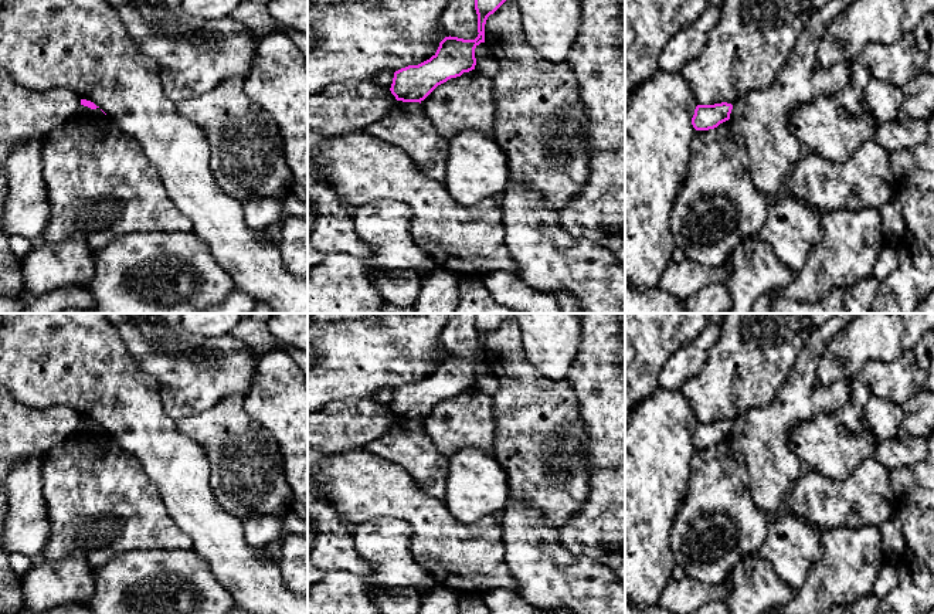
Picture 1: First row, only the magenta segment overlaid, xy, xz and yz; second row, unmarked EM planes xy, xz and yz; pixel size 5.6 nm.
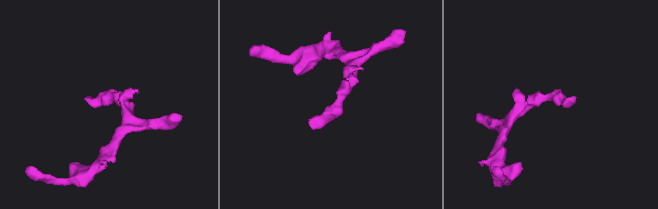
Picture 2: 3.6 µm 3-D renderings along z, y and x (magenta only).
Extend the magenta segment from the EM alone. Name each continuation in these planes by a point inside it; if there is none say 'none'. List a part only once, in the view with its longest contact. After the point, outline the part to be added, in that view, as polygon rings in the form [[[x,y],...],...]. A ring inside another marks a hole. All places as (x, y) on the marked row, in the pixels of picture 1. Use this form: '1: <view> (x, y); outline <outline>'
none

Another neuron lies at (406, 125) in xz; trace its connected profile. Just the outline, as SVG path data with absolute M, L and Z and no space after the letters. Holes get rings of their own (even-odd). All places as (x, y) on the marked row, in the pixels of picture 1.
M397 101L378 122L364 130L401 149L427 177L445 180L449 140L435 132L420 102Z

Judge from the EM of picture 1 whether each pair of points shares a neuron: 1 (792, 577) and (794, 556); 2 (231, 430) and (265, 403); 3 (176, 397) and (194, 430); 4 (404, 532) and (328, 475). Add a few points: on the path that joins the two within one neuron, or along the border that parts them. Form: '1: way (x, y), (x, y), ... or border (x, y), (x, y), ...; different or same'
1: way (792, 572), (792, 562); same
2: border (244, 396), (244, 409), (274, 438); different
3: border (217, 402), (209, 409), (182, 417), (177, 421); different
4: border (355, 528), (398, 518), (413, 535); different

